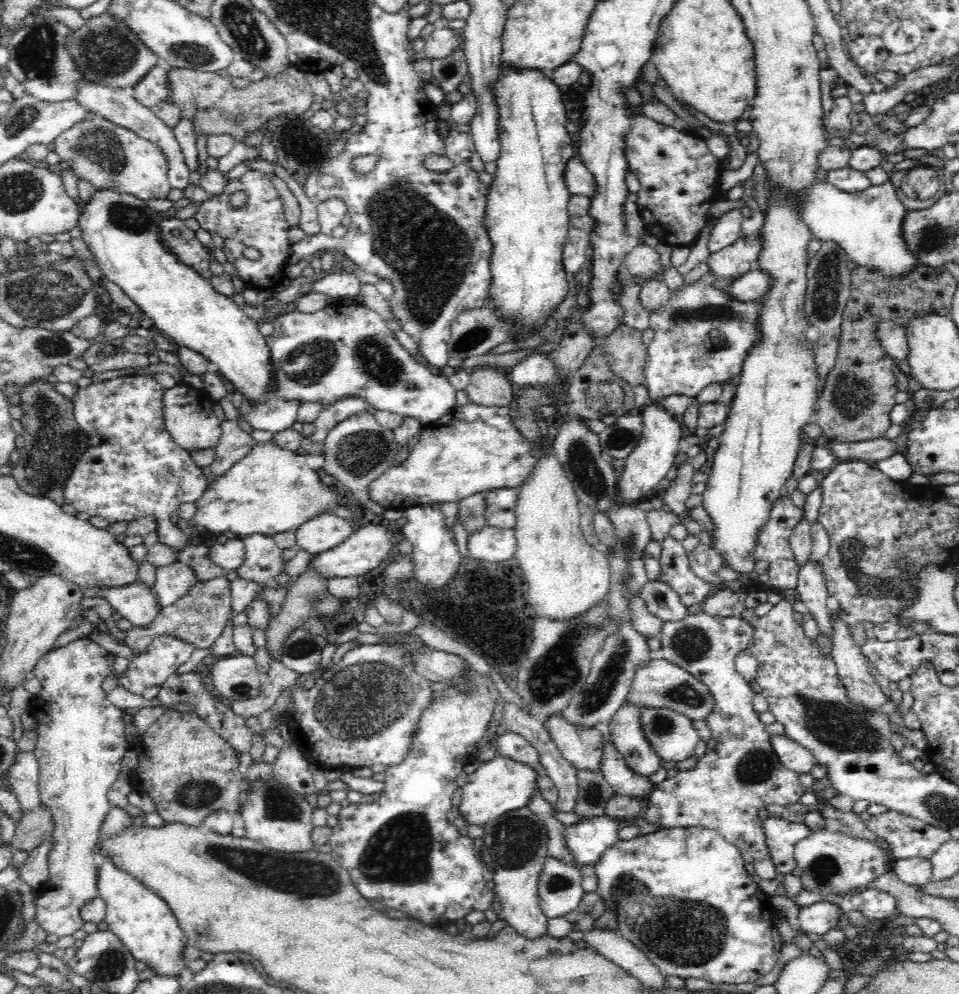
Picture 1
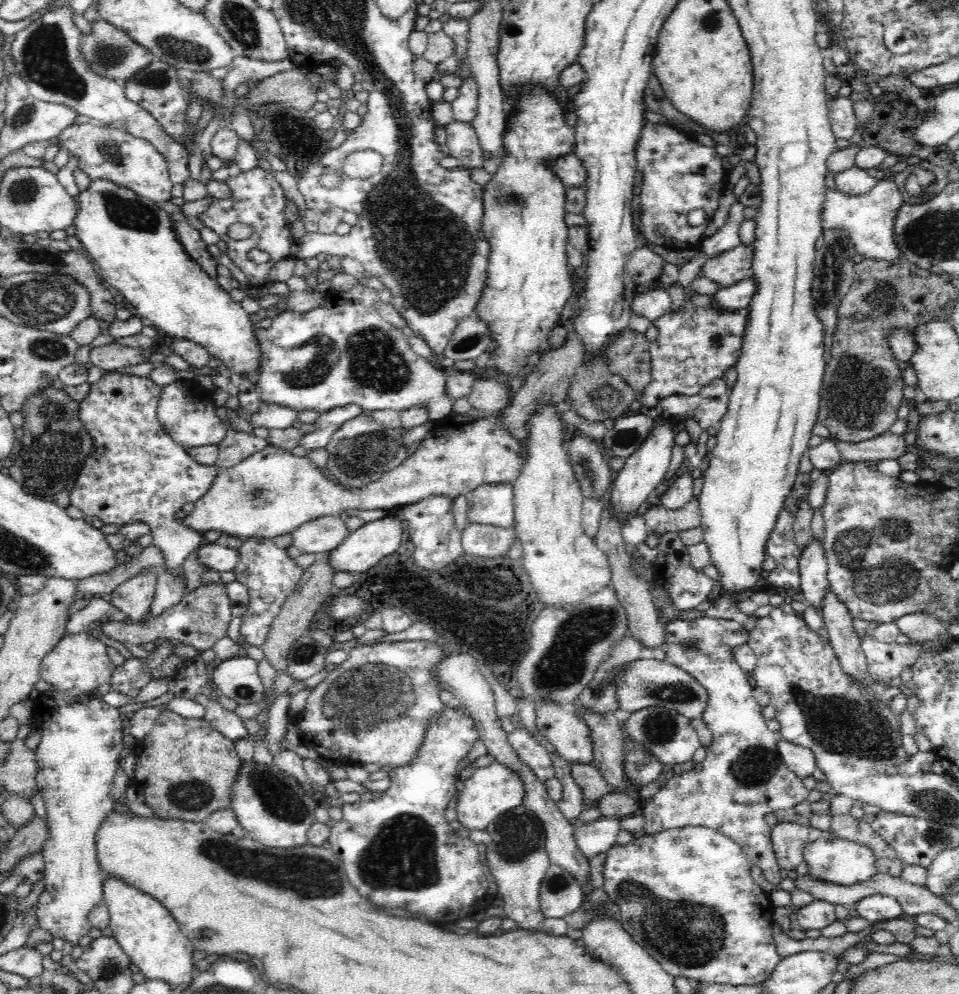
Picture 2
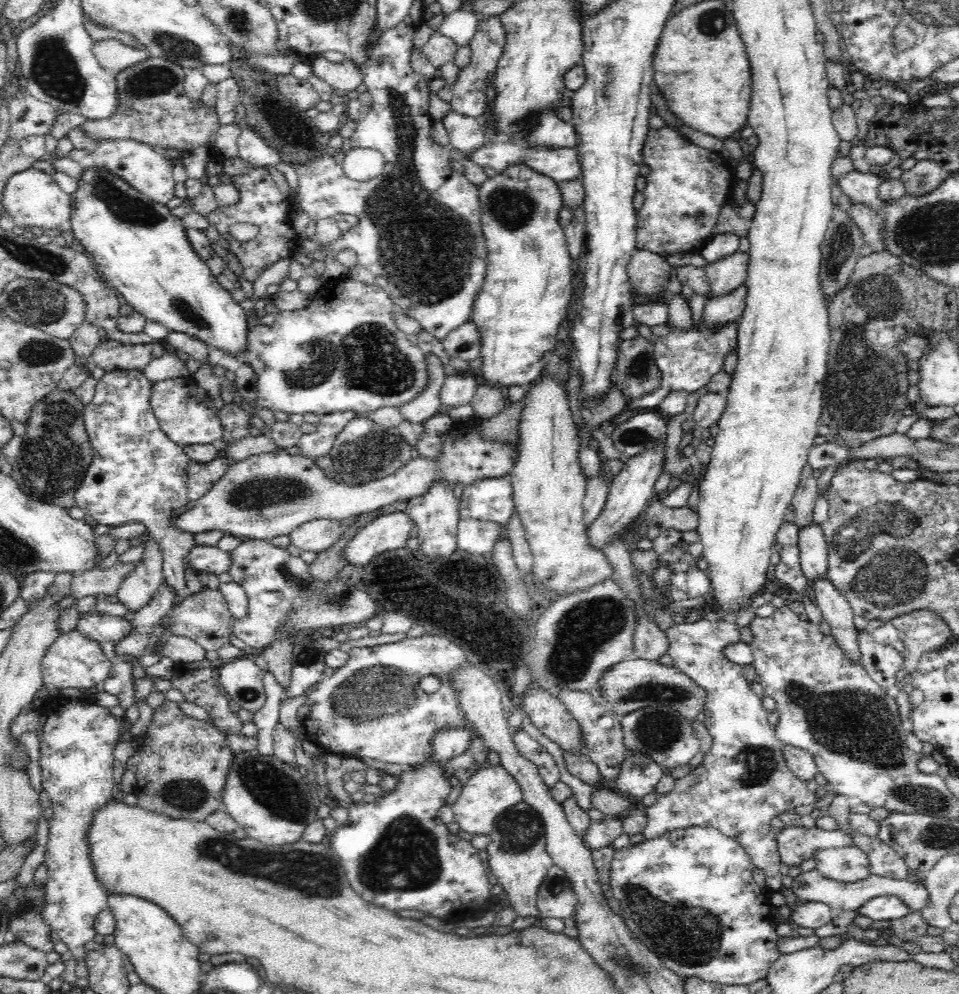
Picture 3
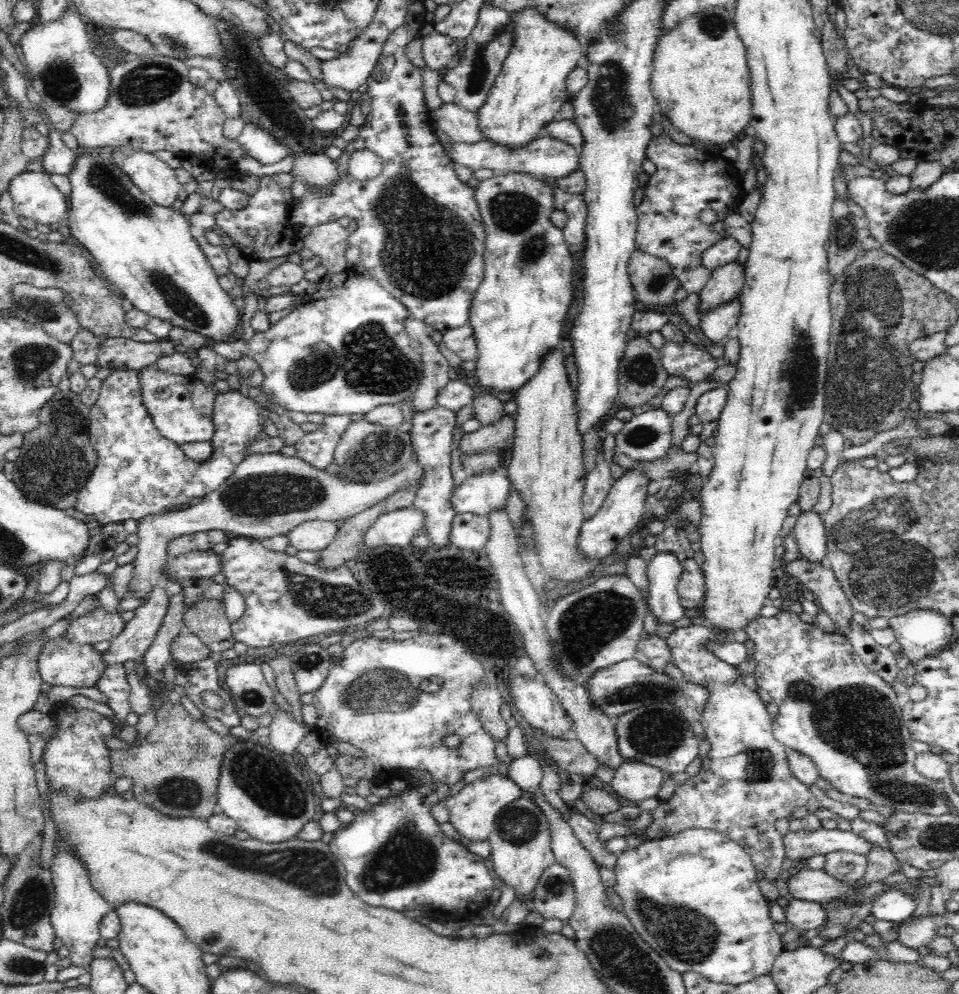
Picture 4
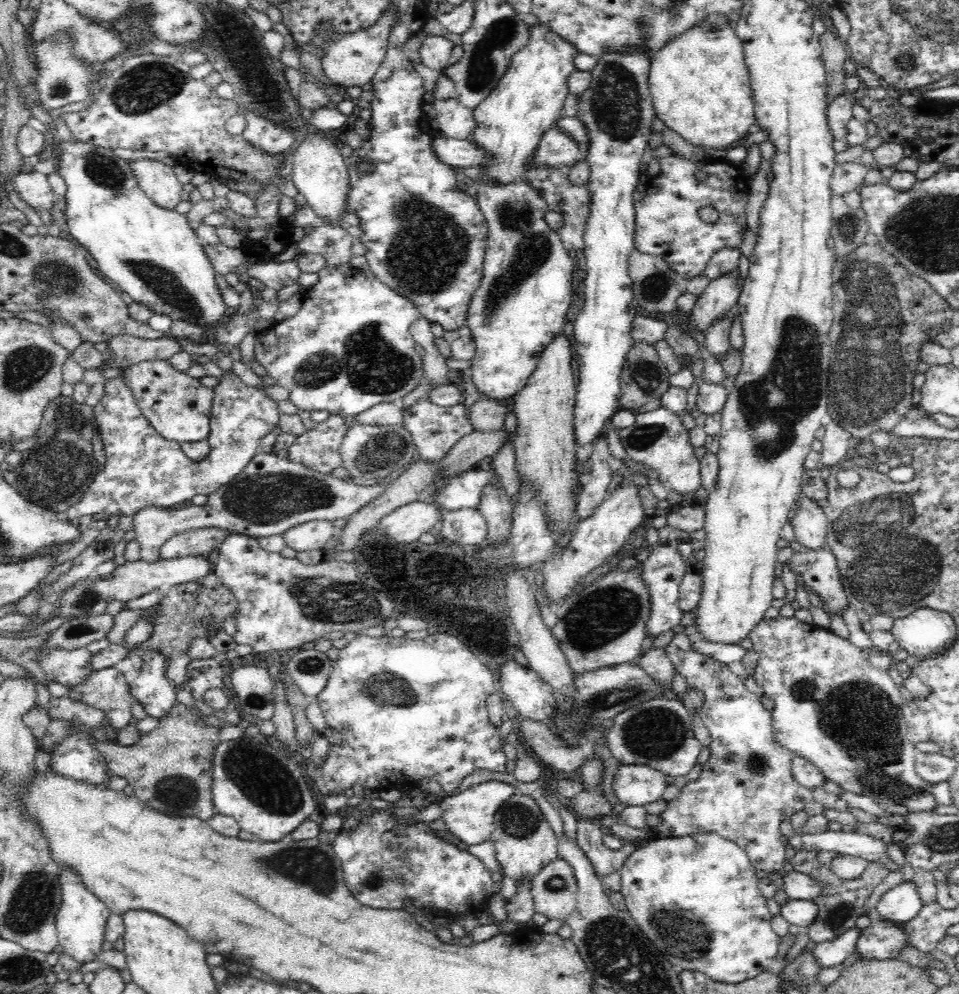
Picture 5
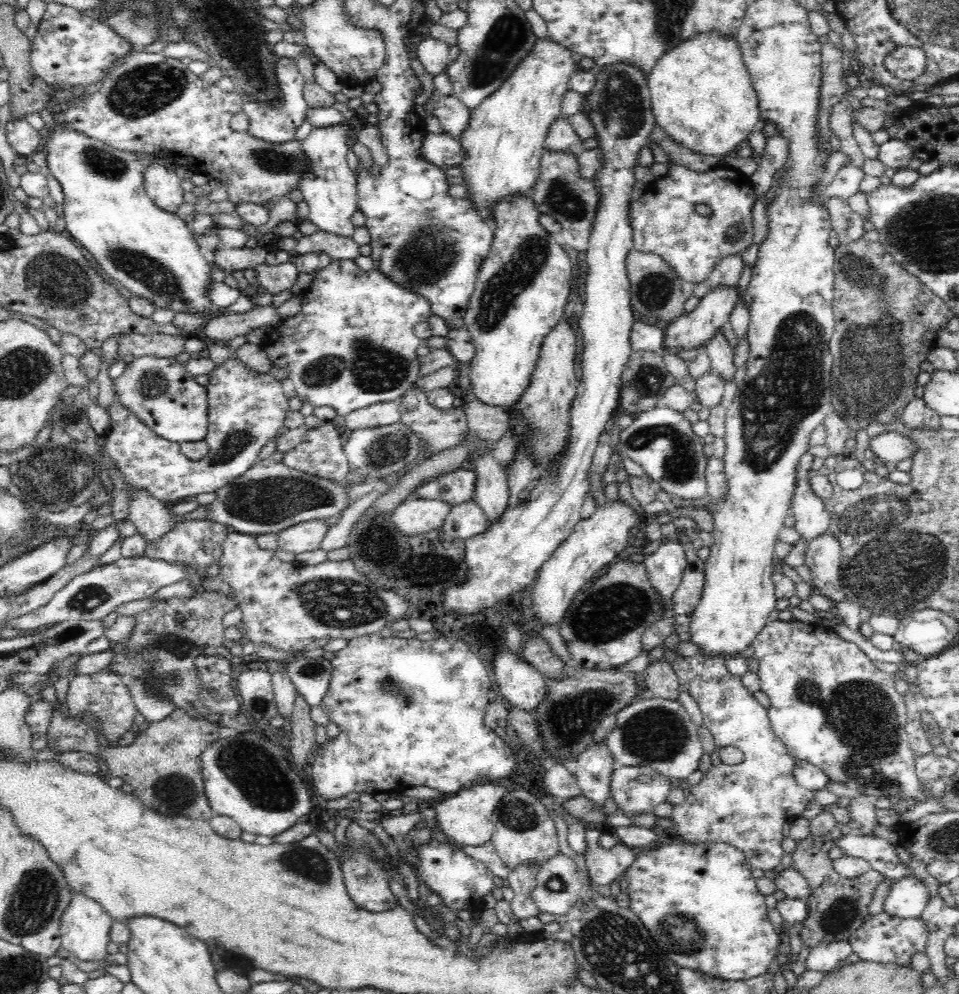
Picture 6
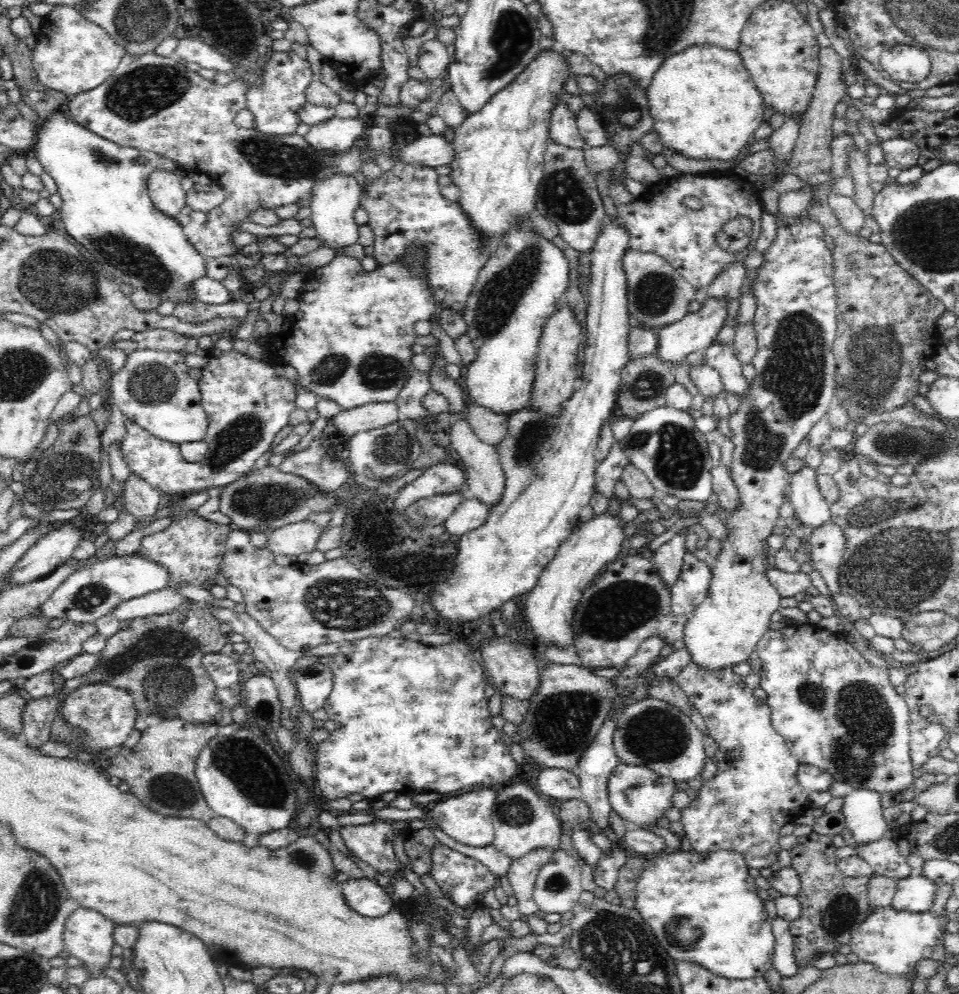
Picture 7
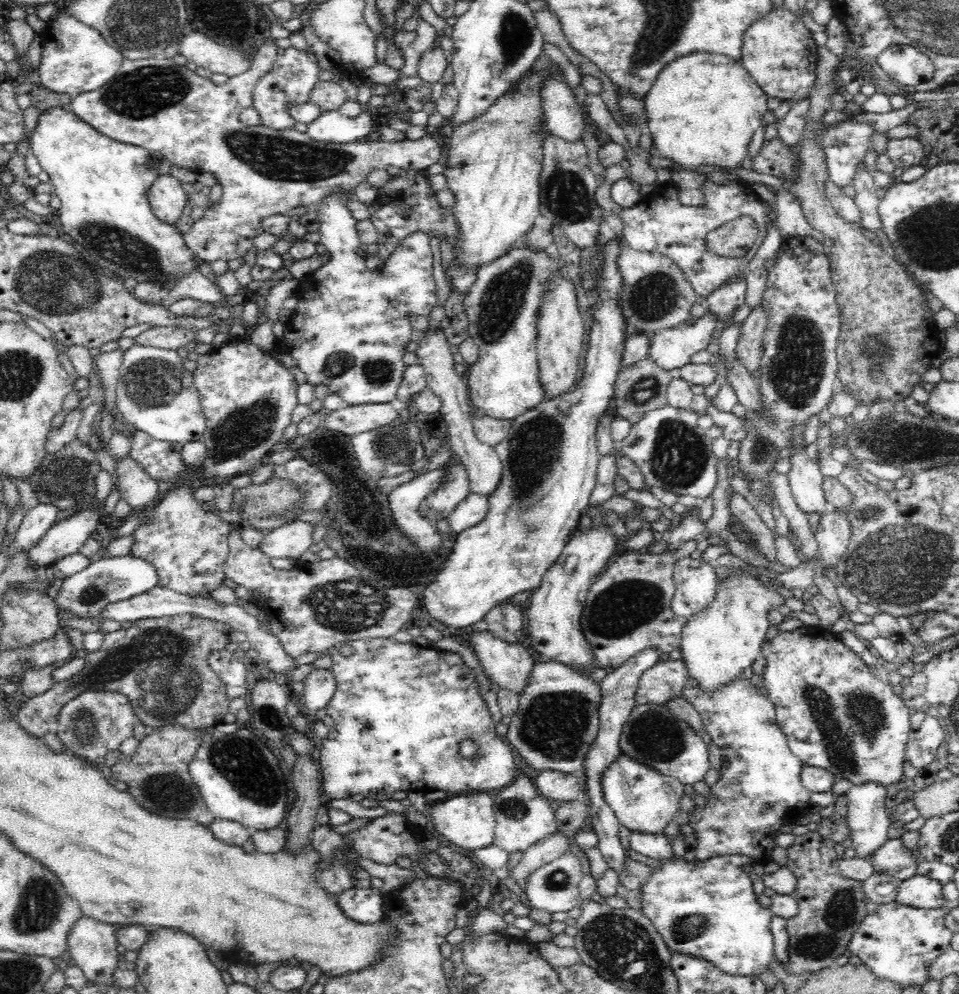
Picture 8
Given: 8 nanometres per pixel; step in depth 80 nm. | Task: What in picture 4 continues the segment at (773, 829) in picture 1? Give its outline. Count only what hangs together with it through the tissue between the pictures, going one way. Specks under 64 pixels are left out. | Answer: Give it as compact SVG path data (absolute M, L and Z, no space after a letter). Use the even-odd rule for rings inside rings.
M838 829L790 831L783 838L786 857L793 861L793 864L813 856L829 854L831 851L856 851L860 855L868 856L877 846L854 832Z

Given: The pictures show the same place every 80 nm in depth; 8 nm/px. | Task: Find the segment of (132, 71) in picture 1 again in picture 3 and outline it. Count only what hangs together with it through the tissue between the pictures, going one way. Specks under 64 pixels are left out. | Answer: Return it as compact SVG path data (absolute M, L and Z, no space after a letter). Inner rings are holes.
M115 38L94 40L91 43L90 50L95 60L98 61L99 68L112 73L114 76L121 70L132 68L132 66L148 58L143 47L132 48Z

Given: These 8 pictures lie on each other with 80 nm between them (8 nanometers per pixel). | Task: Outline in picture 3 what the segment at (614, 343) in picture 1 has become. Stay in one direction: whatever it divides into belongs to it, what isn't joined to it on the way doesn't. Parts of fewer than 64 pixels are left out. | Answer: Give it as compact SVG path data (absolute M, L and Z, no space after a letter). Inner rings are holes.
M640 335L629 340L622 339L611 378L617 391L622 391L628 401L651 394L660 382L653 343Z

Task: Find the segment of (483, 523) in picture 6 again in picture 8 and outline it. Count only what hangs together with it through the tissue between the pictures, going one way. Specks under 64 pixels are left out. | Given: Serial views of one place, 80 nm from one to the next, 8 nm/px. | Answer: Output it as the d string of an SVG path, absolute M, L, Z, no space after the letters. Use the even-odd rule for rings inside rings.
M471 492L448 516L448 522L454 532L462 532L476 526L489 511L489 498Z

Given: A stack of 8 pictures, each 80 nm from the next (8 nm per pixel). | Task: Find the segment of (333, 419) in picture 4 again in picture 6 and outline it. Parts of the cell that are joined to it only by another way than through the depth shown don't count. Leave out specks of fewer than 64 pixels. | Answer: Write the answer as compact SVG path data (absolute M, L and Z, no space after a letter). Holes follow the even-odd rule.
M336 420L322 421L318 428L306 432L298 446L283 453L282 461L294 470L344 484L351 470L340 441Z

